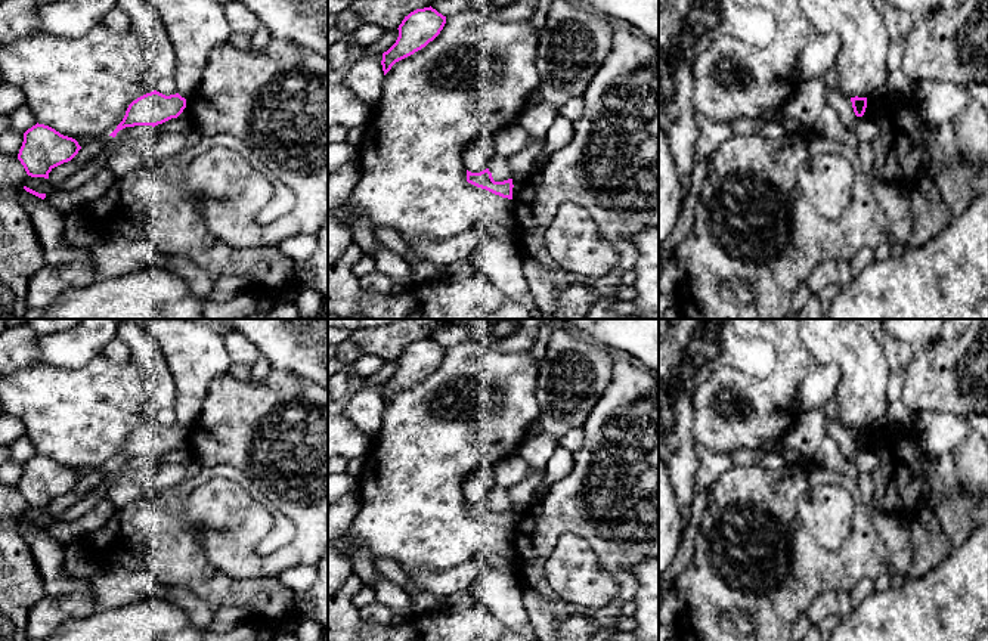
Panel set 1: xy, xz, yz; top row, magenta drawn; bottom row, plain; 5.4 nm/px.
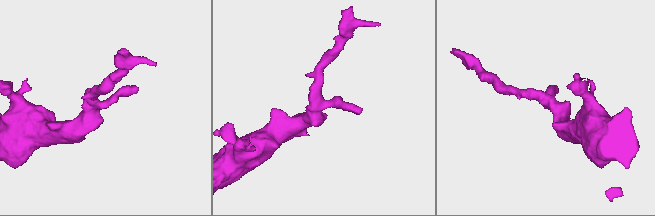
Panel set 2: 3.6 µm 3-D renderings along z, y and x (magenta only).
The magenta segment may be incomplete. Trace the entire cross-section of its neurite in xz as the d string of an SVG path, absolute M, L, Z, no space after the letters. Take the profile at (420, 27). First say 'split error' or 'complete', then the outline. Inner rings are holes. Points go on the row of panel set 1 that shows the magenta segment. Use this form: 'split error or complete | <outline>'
complete | M431 6L416 9L405 16L397 28L399 37L396 43L382 53L381 65L384 75L396 62L414 55L433 41L440 34L445 24L446 16L439 13Z

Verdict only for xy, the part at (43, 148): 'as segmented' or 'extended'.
as segmented

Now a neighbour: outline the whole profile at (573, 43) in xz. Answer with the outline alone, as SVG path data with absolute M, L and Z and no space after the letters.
M552 0L536 53L541 102L560 109L582 96L610 53L613 31L579 0Z

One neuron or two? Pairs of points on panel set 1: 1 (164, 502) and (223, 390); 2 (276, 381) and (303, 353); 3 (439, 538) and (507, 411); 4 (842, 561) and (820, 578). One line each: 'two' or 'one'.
1: two
2: two
3: one
4: one

